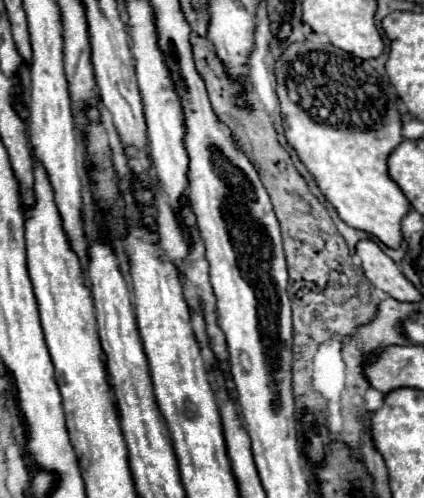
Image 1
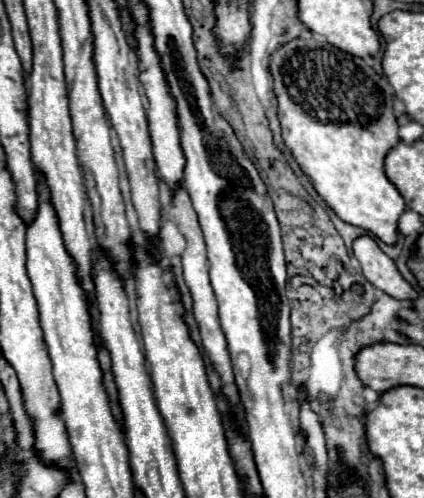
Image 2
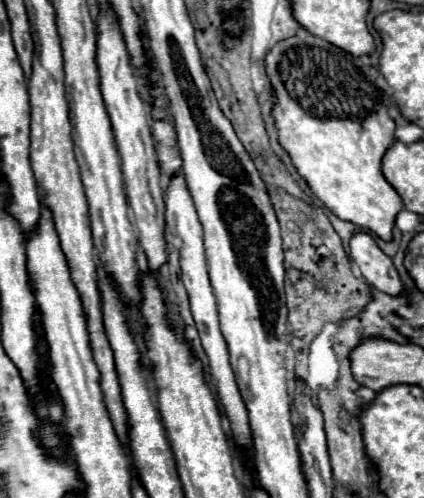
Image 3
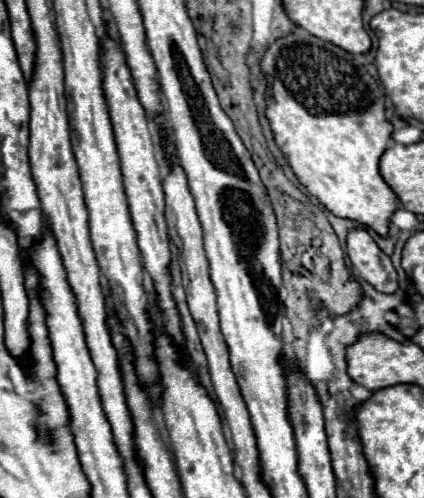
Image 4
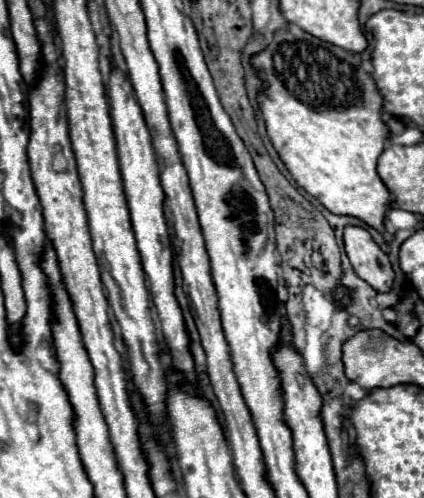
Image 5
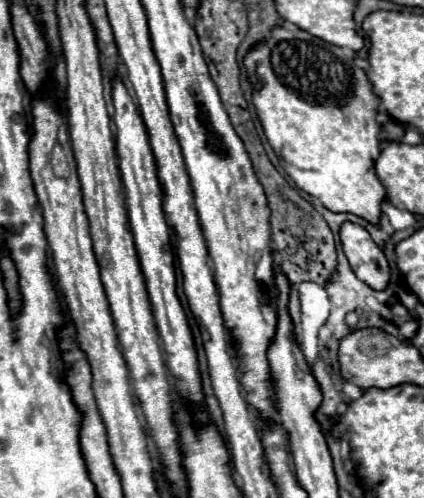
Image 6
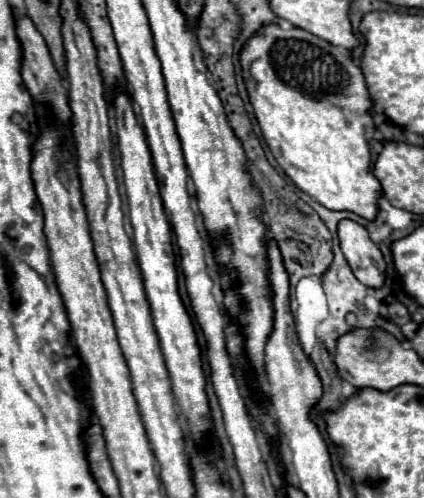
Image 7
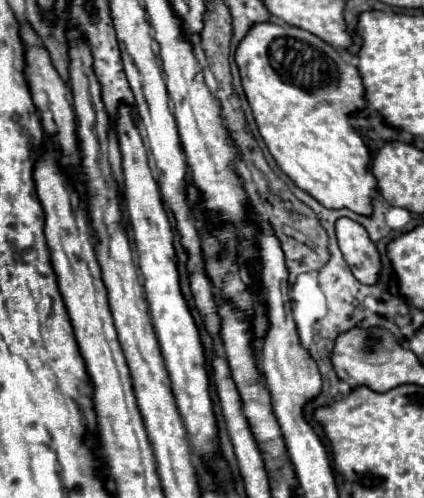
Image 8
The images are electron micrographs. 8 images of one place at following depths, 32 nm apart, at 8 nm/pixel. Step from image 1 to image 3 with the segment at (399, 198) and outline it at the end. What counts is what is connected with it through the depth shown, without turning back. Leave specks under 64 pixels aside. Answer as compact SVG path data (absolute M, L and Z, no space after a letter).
M302 28L296 36L276 42L266 54L264 64L274 90L270 114L278 130L278 142L288 152L296 172L304 178L312 194L338 218L354 222L382 240L392 240L392 226L396 214L402 210L402 198L382 176L382 156L394 142L396 126L388 116L390 88L380 72Z

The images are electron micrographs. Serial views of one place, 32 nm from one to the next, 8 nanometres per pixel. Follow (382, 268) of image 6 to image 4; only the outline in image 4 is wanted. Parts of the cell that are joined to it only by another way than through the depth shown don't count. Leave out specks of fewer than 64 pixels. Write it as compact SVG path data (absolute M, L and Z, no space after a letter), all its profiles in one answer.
M352 228L346 236L346 250L352 266L356 266L360 278L372 284L378 292L392 294L398 288L396 270L390 258L378 248L372 236L364 228Z

